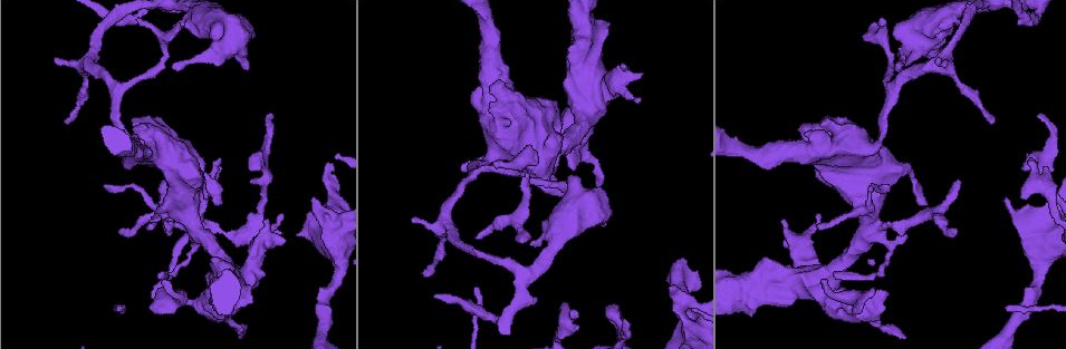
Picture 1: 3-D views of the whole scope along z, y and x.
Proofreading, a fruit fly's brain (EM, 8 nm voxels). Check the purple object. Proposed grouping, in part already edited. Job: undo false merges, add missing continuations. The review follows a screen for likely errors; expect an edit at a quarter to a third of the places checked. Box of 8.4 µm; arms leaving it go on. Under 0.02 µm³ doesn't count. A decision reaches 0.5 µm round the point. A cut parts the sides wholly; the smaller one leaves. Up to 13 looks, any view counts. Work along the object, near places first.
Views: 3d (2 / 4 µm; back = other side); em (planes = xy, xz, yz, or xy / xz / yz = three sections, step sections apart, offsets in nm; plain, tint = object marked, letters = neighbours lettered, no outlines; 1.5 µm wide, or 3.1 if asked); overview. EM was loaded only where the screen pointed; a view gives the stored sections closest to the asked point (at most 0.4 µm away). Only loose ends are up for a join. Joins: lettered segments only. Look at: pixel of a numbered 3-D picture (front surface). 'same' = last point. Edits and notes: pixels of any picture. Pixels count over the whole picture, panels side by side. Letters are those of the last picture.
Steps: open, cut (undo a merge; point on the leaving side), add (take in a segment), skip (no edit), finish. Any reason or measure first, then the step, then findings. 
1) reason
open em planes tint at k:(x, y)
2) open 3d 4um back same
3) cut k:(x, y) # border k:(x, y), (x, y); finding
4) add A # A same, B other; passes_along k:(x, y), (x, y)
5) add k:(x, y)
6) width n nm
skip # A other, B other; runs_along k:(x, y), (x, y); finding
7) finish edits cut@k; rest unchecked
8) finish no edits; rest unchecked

an open end
open em planes letters at 1:(162, 182)

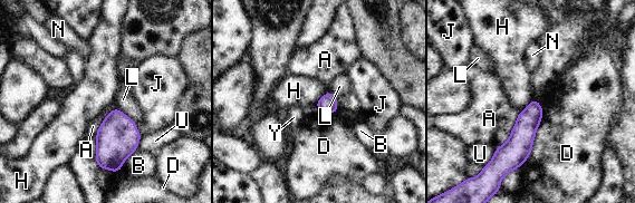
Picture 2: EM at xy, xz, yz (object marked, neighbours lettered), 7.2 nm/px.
skip # A other, B other, D other, H other, J other, L other, N other, U other, Y other; border 2:(534, 98), (519, 113); none of them fits

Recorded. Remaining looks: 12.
an open end
open em yz step 8 tint at 1:(529, 181)

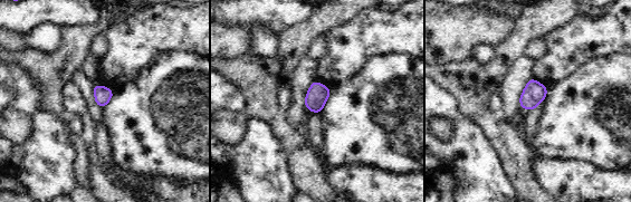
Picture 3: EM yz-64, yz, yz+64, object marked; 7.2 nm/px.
open em planes letters same

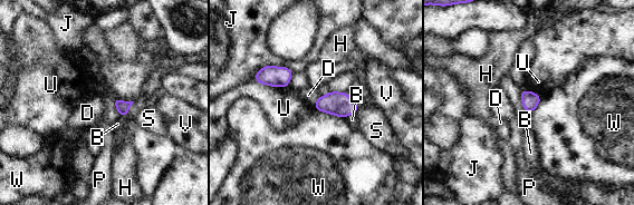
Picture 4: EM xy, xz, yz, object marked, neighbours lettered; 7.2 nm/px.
longest_contact J 300 nm
skip # B other, D other, H other, J other, P other, S other, U other, V other, W other; no lettered segment goes on from it

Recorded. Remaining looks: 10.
branch stops here
open em planes letters at 1:(161, 273)

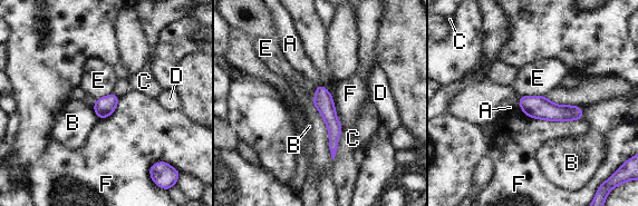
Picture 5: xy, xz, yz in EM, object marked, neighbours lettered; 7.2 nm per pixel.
width 140 nm
skip # A other, B other, C other, D other, E other, F other; none of them fits

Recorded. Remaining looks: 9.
free end
open em planes plain at 1:(624, 320)

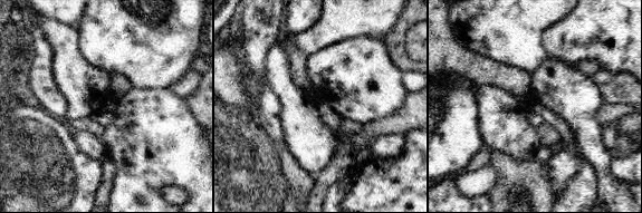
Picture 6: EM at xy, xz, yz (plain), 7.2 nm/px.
open em planes letters same

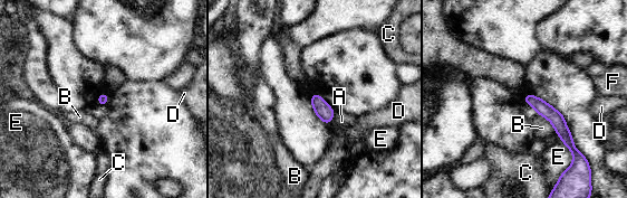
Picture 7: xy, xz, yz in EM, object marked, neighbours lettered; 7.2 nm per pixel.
skip # A other, B other, C other, D other, E other, F other; runs_along 7:(528, 97), (559, 123), (572, 149); no lettered segment goes on from it

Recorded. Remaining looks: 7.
free end
open 3d 4um at 1:(281, 213)

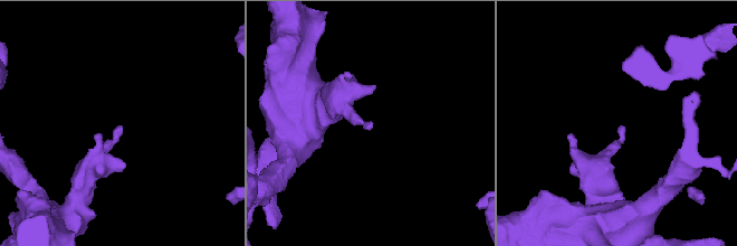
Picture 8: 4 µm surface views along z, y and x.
open em xy step 8 letters at 8:(621, 126)

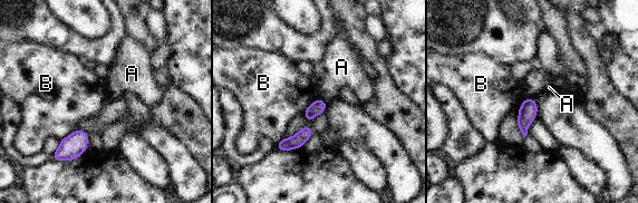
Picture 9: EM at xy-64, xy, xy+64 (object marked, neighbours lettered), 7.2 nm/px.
skip # A other, B other; border 9:(319, 97), (326, 104); no lettered segment goes on from it

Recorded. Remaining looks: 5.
finish no edits; rest unchecked

